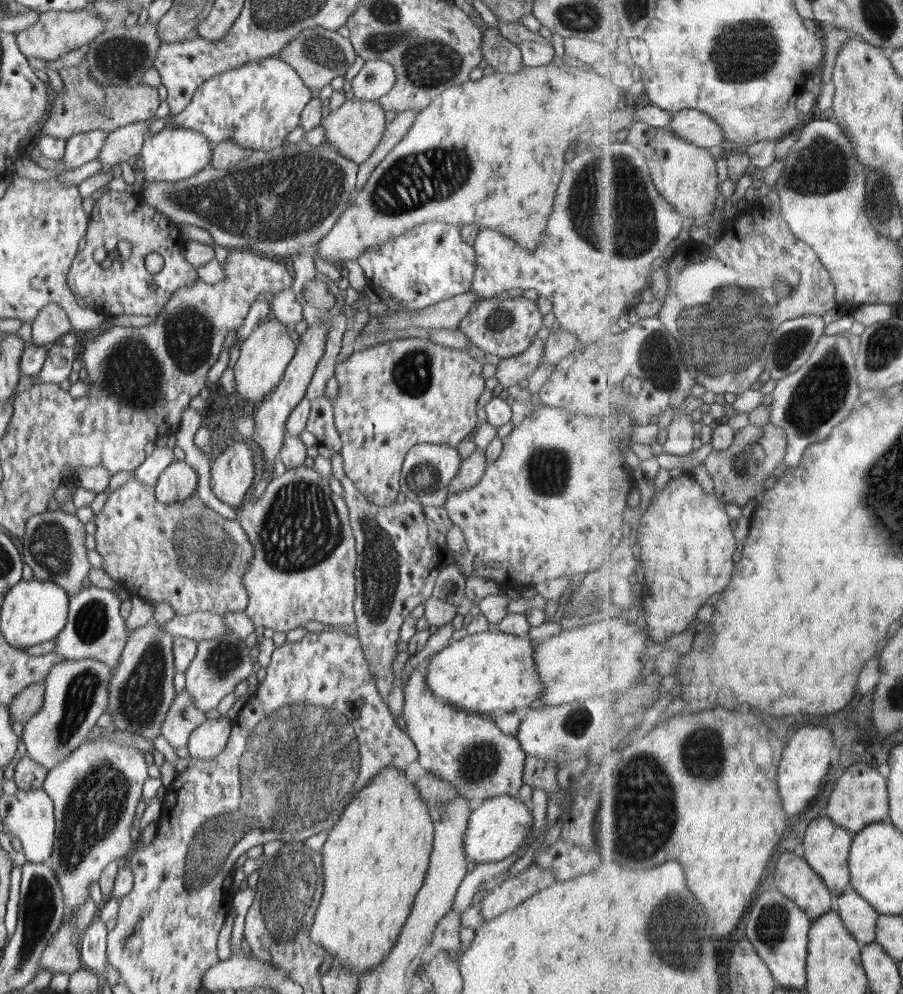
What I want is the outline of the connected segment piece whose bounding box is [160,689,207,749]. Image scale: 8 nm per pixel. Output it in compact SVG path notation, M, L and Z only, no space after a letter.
M184 689L175 694L174 703L160 727L163 736L174 749L186 747L192 732L207 720L202 710L196 709L188 691Z

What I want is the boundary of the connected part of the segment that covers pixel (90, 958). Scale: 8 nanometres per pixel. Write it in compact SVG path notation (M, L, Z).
M98 914L90 926L81 934L79 955L83 968L104 972L107 963L106 923Z

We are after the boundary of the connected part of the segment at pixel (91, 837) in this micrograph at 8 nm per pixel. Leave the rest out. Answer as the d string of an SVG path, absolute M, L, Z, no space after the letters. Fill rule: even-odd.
M102 738L102 740L87 740L80 747L78 747L78 749L74 750L68 759L59 762L56 767L47 772L45 782L43 783L43 788L53 802L55 814L55 842L51 859L46 864L48 864L48 866L52 868L53 872L57 874L56 878L58 879L63 892L66 915L68 913L74 914L82 905L87 903L86 900L90 898L88 889L91 882L98 882L101 872L104 870L104 868L106 868L106 865L110 861L118 861L119 859L122 859L126 862L128 857L132 854L135 842L132 839L130 830L132 828L132 823L135 820L134 814L136 814L136 806L138 802L140 802L140 799L143 798L142 790L144 784L149 778L148 768L144 759L145 755L136 748L128 748L128 746L124 746L124 744L116 744L116 742L112 742L112 740L106 740L106 738Z

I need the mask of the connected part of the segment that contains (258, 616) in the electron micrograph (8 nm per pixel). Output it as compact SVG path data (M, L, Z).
M304 464L288 469L267 484L258 500L246 501L237 509L237 514L237 521L254 546L242 584L248 595L245 612L258 630L270 628L287 633L298 626L346 626L355 622L355 536L346 501L330 489L329 479L322 478L314 467L308 468Z

